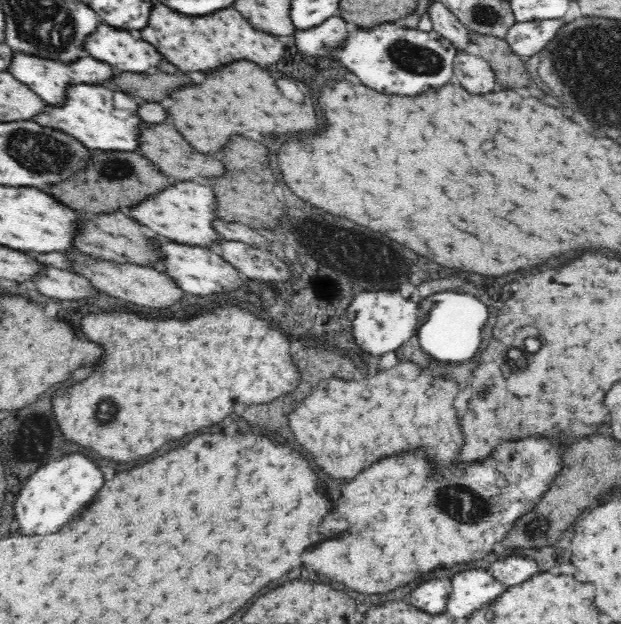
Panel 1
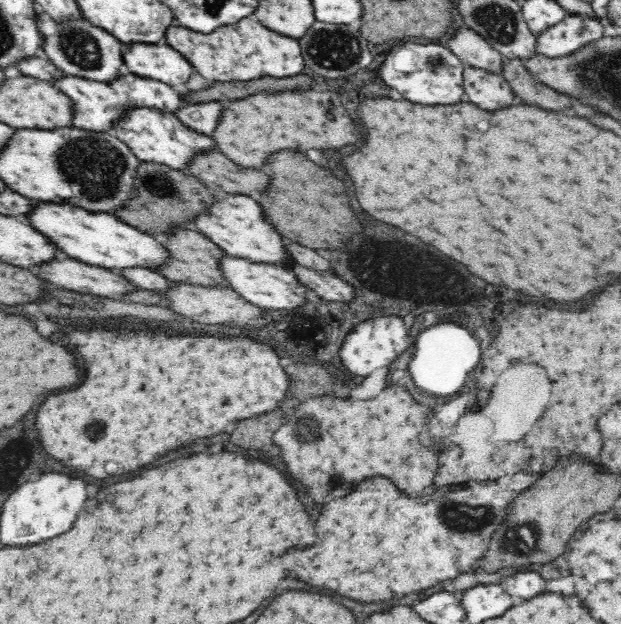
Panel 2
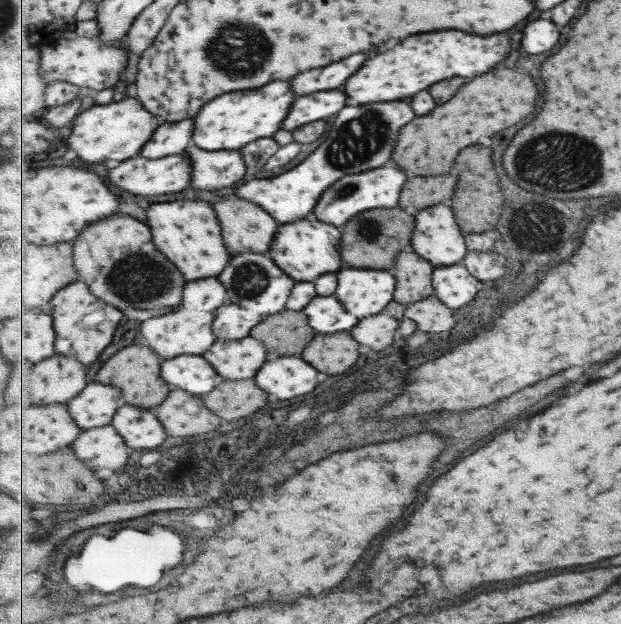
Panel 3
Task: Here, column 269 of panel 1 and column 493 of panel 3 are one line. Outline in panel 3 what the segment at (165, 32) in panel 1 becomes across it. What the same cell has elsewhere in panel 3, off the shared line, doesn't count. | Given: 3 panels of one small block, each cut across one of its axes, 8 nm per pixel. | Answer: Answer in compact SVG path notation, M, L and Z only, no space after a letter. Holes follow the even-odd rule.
M457 29L415 34L393 50L386 49L385 54L369 58L367 66L363 66L363 70L359 70L355 78L347 80L345 91L361 104L403 100L447 78L481 76L501 60L509 58L511 50L511 38L505 32L493 36L479 36Z

